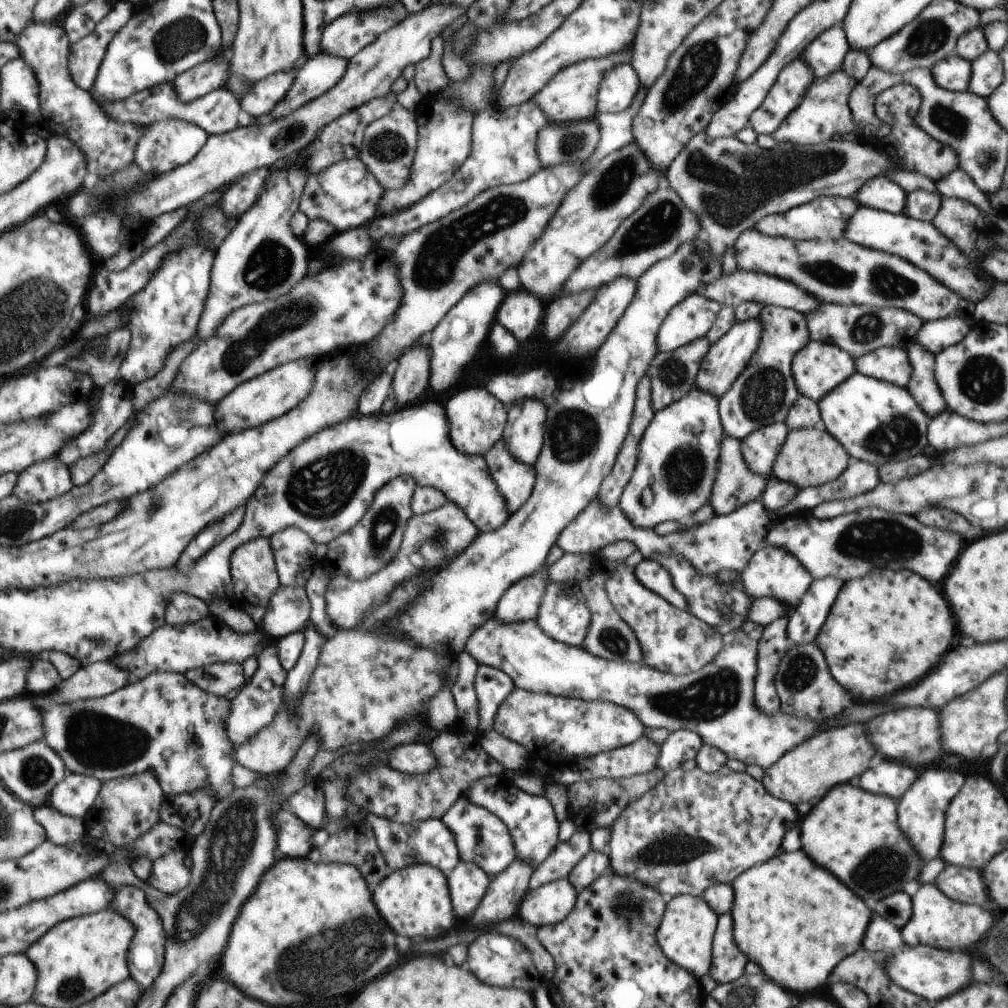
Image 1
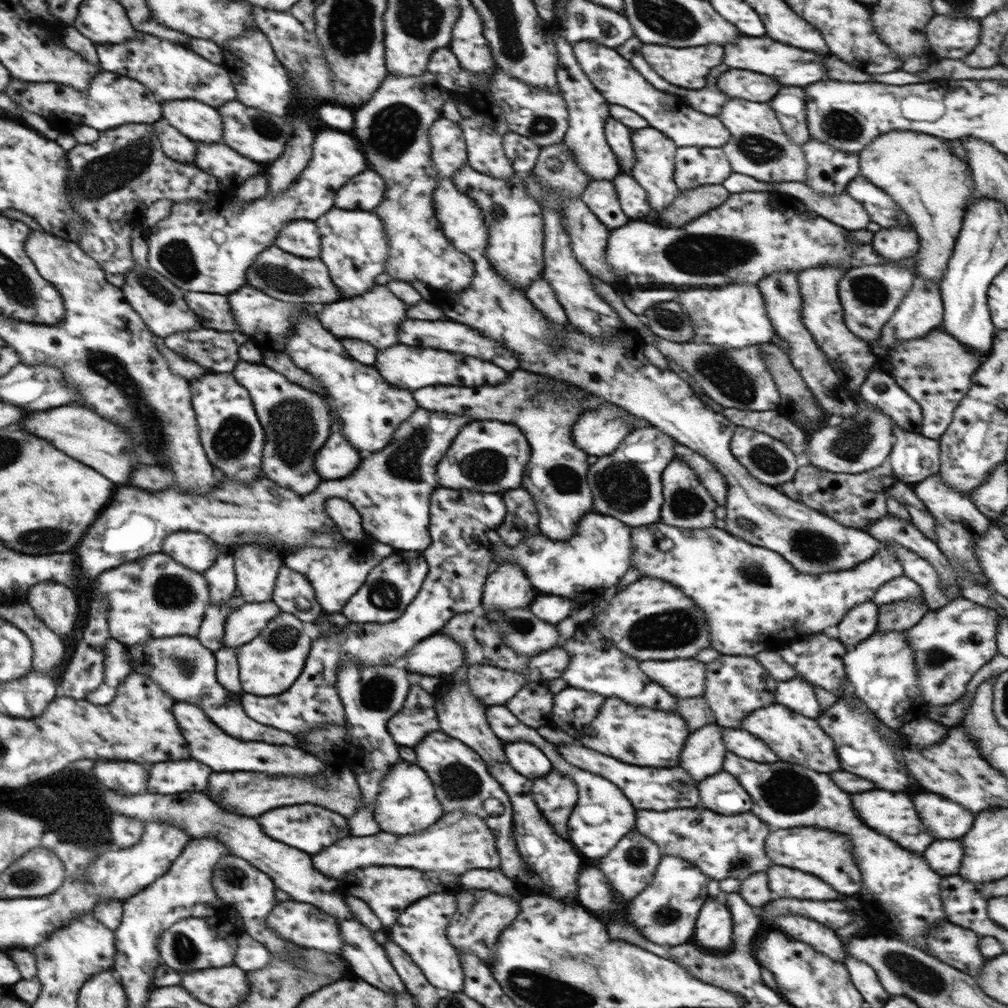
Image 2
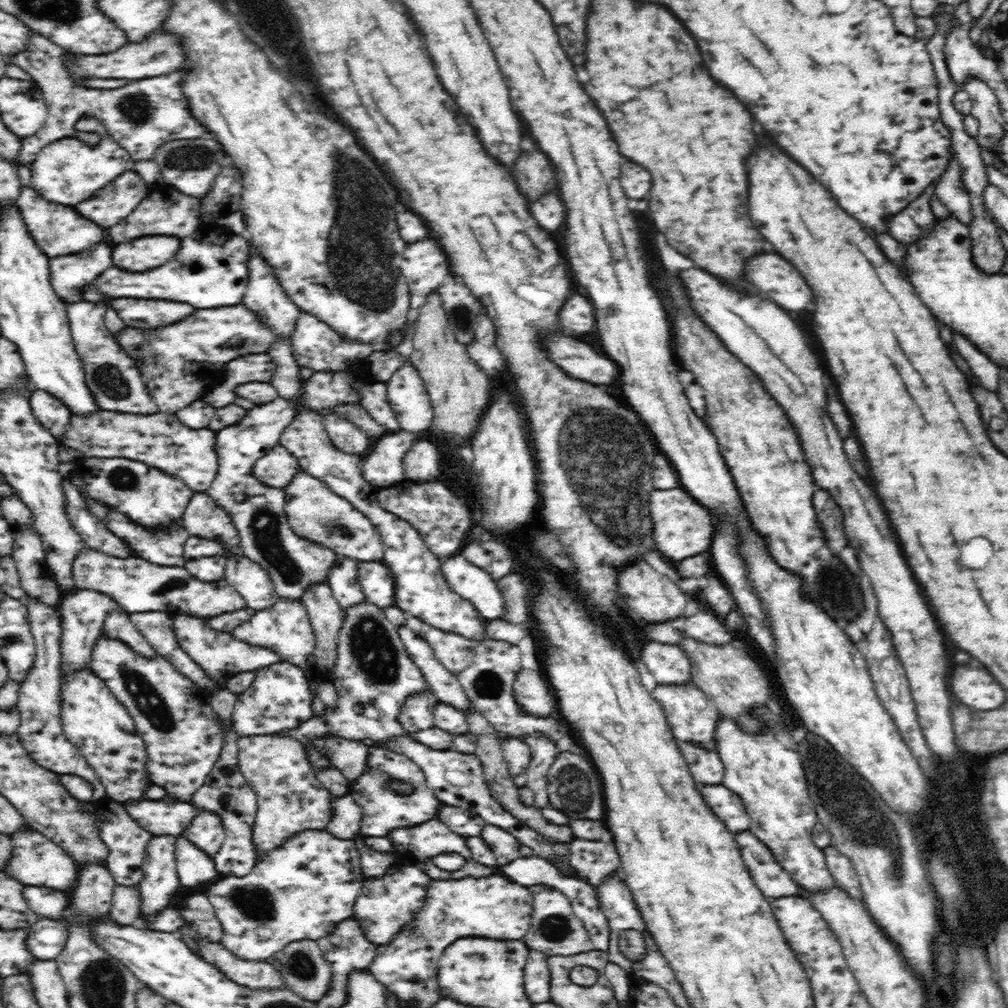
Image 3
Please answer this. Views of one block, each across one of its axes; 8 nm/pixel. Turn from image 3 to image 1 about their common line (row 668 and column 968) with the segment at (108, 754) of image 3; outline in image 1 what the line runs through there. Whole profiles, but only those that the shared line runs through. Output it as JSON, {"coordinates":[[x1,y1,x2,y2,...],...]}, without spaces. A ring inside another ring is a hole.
{"coordinates":[[988,49,971,62,971,75,967,90,987,99,1003,83,1004,73,1000,55]]}

